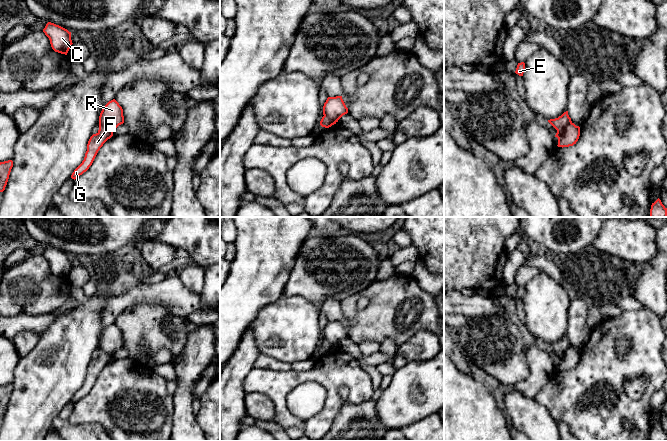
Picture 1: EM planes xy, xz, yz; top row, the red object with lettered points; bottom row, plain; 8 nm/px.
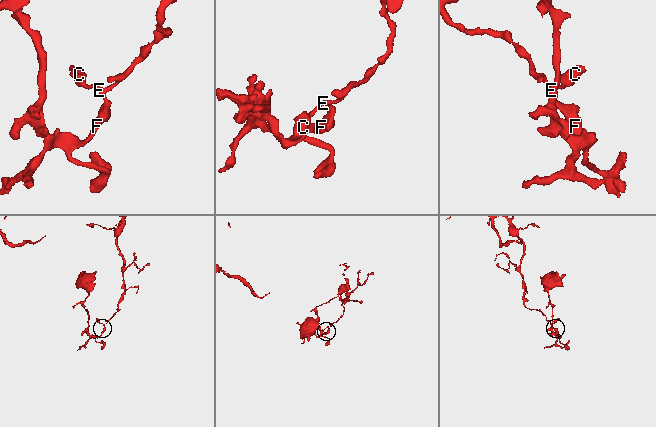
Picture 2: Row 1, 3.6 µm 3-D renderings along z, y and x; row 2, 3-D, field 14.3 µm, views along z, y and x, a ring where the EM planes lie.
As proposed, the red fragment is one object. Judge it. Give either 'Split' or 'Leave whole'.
Split

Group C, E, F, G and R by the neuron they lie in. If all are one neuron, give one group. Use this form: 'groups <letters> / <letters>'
groups C E R / F G

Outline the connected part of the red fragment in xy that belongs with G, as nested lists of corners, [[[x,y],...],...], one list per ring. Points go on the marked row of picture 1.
[[[99,125],[98,132],[96,134],[93,134],[89,139],[84,160],[72,173],[71,175],[72,179],[75,180],[76,178],[78,178],[80,175],[82,175],[84,172],[86,172],[89,169],[100,148],[112,136],[113,136],[113,131],[108,130]]]

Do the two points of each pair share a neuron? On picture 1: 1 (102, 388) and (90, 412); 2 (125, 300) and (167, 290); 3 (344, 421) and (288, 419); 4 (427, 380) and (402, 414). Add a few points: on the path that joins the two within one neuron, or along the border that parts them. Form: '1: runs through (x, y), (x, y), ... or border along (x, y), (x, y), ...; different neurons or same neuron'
1: runs through (102, 394), (102, 400), (96, 406); same neuron
2: runs through (135, 295), (157, 293); same neuron
3: border along (350, 404), (345, 405), (341, 409), (329, 430); different neurons
4: runs through (425, 389), (425, 394), (420, 396), (411, 405); same neuron

